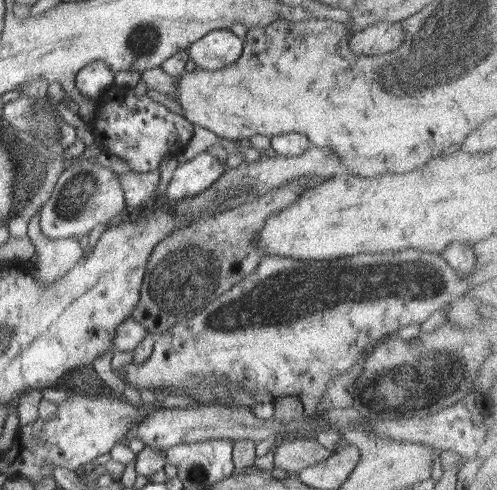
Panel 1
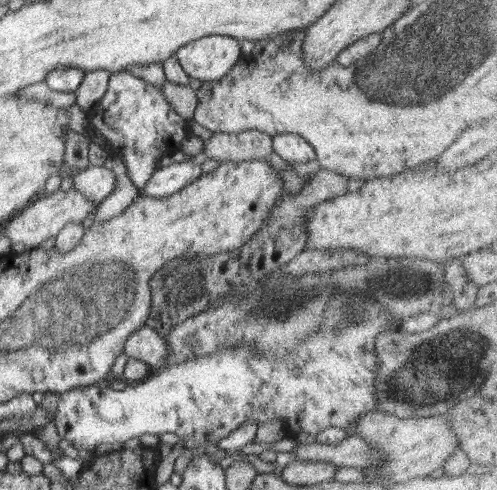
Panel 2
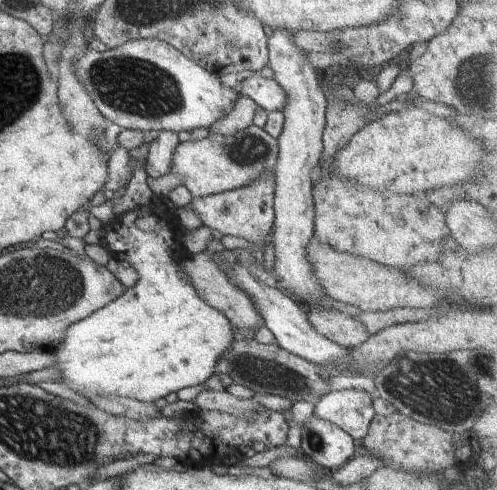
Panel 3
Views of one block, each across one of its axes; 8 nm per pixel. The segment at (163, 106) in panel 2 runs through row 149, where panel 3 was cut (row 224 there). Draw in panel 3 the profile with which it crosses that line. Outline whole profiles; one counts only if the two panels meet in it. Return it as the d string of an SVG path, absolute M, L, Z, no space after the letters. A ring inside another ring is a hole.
M155 203L141 207L127 211L110 222L104 231L105 238L101 240L112 256L126 255L124 261L134 267L138 282L132 288L125 288L125 292L107 306L67 329L64 341L54 353L57 359L54 367L61 371L62 382L72 389L79 389L80 394L113 395L155 404L170 393L206 383L216 373L220 357L232 347L238 332L234 332L224 314L201 300L199 292L176 263L176 250L180 248L184 235L181 222L172 209L164 211Z

